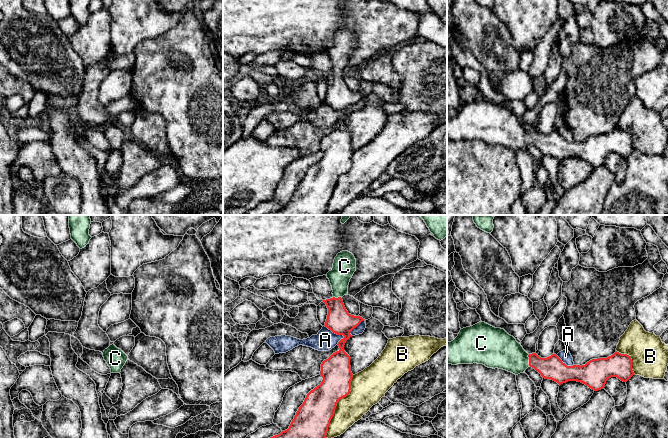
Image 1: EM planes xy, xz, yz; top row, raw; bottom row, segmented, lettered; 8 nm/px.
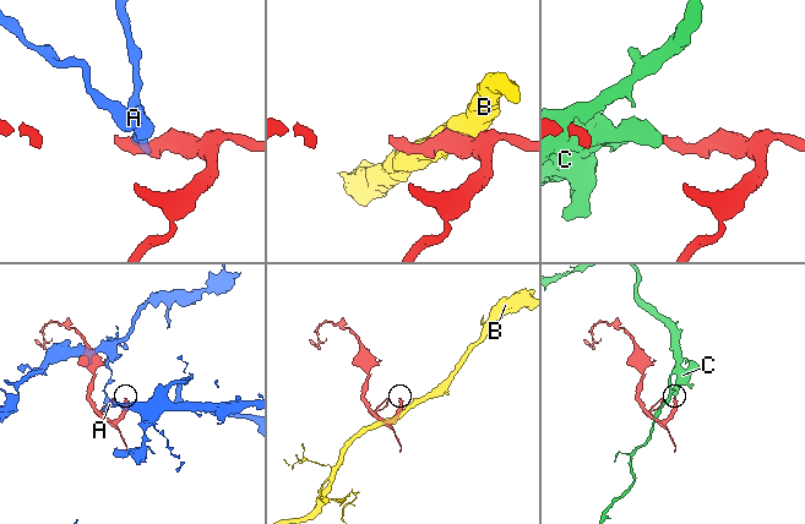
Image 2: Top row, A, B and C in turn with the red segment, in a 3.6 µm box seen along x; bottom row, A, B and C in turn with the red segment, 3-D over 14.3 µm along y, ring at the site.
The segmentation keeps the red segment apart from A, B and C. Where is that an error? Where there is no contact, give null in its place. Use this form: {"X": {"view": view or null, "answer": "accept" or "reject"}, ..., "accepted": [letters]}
{"A": {"view": "xz", "answer": "reject"}, "B": {"view": "xz", "answer": "reject"}, "C": {"view": "yz", "answer": "accept"}, "accepted": ["C"]}

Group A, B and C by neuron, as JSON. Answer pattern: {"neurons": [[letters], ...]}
{"neurons": [["A"], ["B"], ["C"]]}

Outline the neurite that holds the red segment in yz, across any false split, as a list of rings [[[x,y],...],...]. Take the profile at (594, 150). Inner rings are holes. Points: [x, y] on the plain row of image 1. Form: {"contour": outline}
{"contour": [[[482,97],[461,105],[453,117],[447,118],[447,140],[473,139],[503,145],[515,151],[525,148],[530,142],[543,154],[559,161],[577,157],[594,167],[603,165],[611,153],[627,158],[635,151],[631,132],[627,130],[616,127],[607,134],[592,135],[582,142],[567,142],[556,130],[547,134],[541,134],[536,129],[528,130],[504,105]]]}

